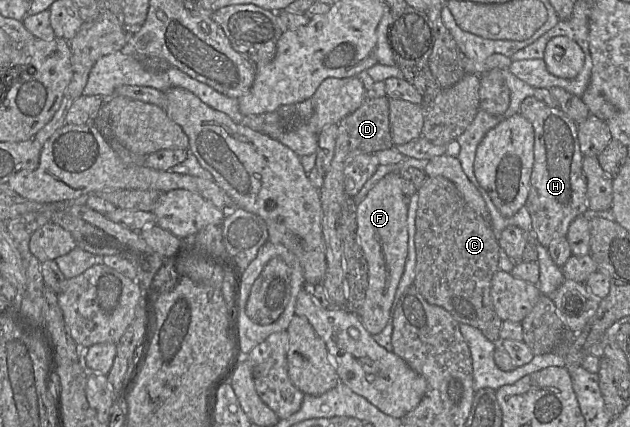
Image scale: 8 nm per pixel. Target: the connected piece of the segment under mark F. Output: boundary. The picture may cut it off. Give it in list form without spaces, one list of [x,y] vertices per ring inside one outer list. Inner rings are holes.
[[[388,173],[368,192],[365,199],[356,206],[357,238],[367,263],[368,287],[358,316],[365,329],[372,335],[379,334],[386,327],[396,290],[404,273],[408,256],[408,200],[401,189],[398,173]]]

